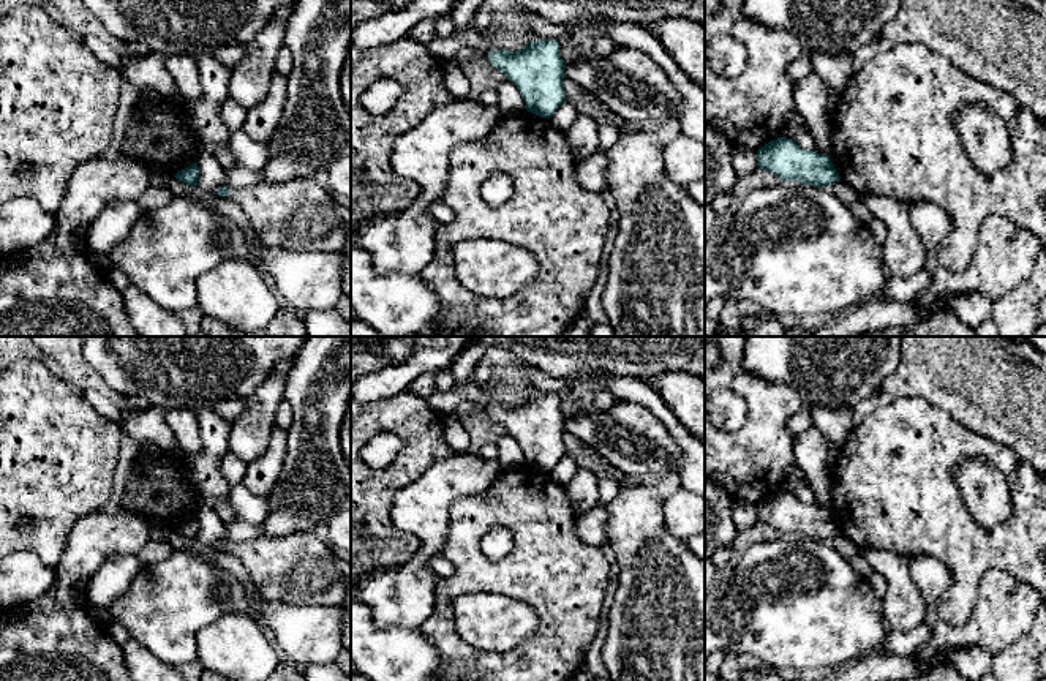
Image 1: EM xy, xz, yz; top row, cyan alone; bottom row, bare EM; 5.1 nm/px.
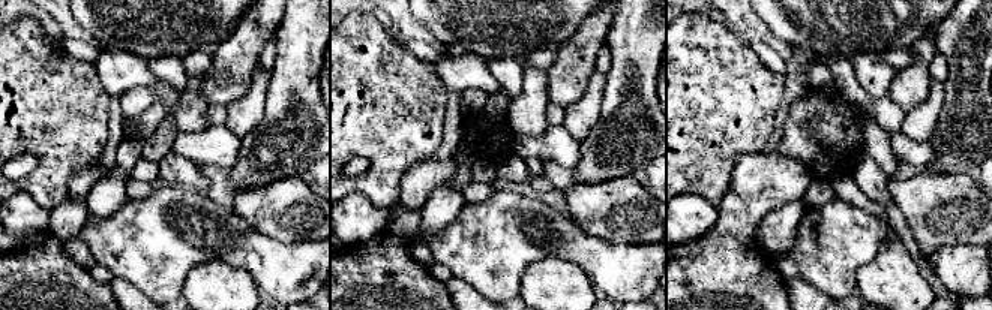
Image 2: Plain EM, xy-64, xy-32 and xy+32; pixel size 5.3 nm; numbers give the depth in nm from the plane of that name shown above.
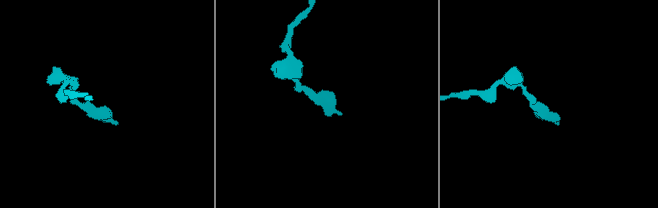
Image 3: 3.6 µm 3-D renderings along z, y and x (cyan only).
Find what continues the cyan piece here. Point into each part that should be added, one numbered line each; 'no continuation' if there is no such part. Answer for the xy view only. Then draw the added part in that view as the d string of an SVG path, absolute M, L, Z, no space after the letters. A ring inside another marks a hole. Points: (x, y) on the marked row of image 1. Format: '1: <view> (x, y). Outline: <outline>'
1: xy (299, 215). Outline: M314 177L281 183L259 180L229 196L245 212L256 239L289 251L344 251L351 210Z

